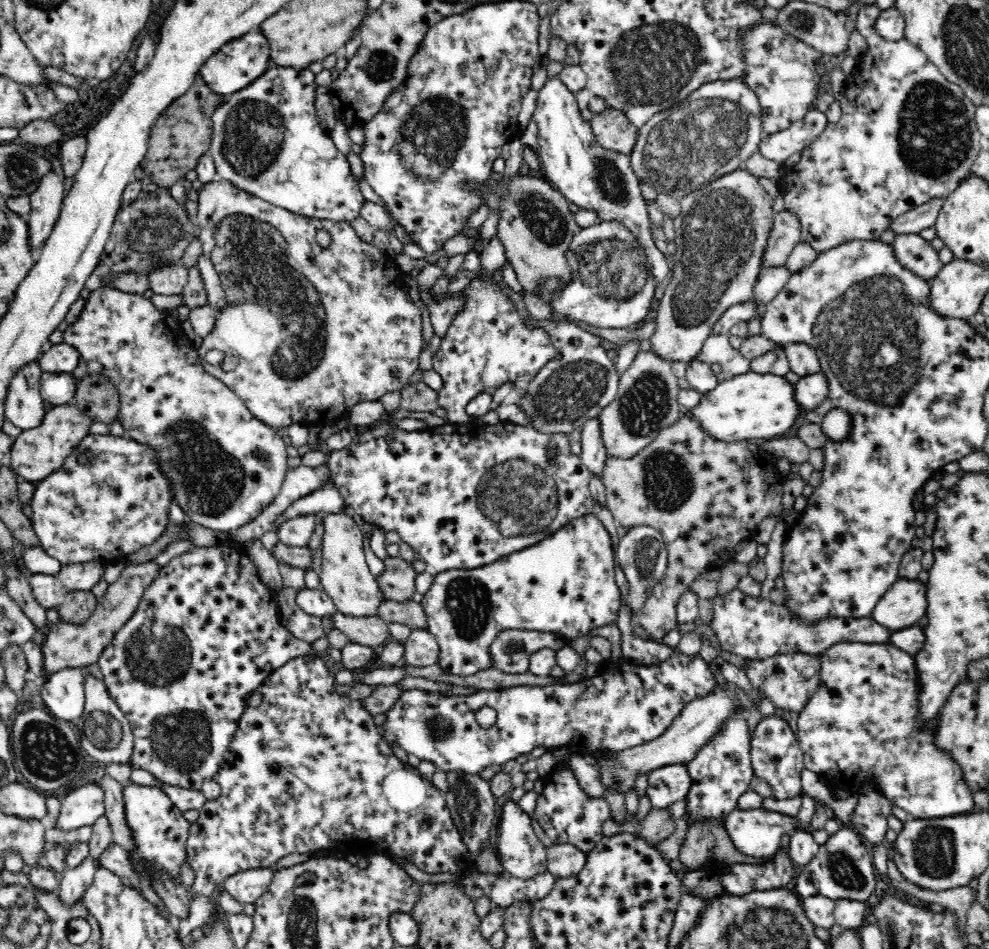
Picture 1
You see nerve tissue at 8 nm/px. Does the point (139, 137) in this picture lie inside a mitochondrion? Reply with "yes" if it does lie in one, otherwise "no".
no

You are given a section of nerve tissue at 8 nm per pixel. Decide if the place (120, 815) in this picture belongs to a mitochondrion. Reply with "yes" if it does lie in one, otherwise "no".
no

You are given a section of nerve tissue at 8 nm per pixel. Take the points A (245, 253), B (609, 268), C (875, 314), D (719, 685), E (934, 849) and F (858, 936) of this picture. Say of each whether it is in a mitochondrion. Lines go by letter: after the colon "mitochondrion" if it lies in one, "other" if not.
A: mitochondrion
B: mitochondrion
C: mitochondrion
D: other
E: mitochondrion
F: other

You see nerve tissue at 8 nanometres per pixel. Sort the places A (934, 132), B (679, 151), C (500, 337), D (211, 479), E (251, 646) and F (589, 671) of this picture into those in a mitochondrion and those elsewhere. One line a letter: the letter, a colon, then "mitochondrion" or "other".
A: mitochondrion
B: mitochondrion
C: other
D: mitochondrion
E: other
F: other

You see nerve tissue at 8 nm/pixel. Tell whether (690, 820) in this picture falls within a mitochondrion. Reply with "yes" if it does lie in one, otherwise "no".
no

